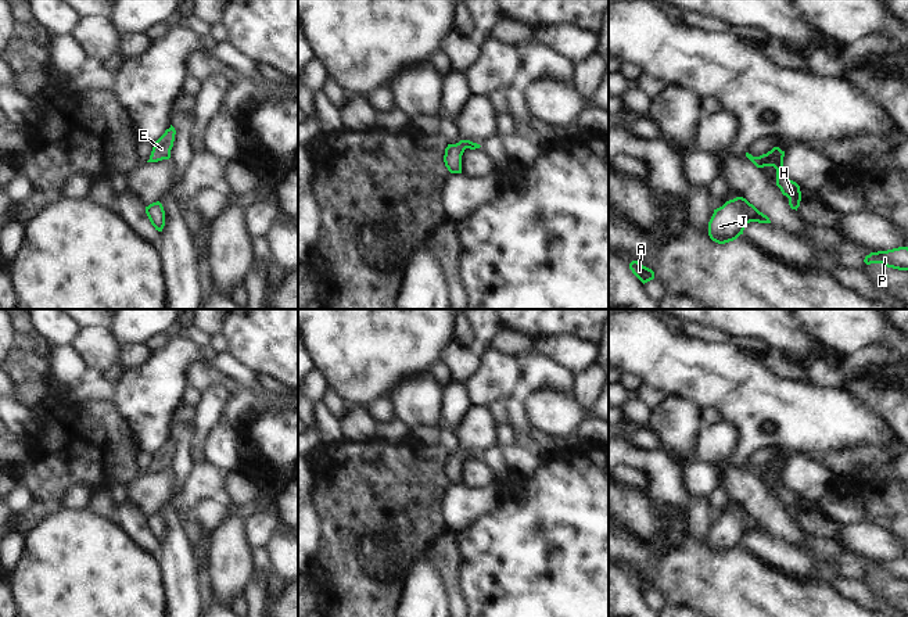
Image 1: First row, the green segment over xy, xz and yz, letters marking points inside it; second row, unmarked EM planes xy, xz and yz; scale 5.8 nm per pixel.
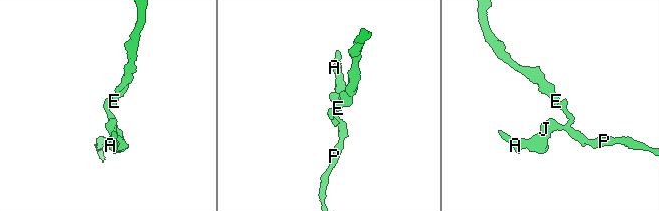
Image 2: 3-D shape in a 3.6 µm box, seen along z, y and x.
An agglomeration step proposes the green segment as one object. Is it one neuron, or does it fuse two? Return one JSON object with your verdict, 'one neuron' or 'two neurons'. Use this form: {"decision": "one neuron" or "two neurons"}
{"decision": "one neuron"}

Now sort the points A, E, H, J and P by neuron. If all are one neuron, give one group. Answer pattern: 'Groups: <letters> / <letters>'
Groups: A E H J P

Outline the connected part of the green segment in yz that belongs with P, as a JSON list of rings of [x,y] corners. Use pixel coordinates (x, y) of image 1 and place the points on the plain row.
[[[898,557],[887,562],[871,563],[865,567],[864,573],[882,574],[887,578],[908,581],[908,557]]]

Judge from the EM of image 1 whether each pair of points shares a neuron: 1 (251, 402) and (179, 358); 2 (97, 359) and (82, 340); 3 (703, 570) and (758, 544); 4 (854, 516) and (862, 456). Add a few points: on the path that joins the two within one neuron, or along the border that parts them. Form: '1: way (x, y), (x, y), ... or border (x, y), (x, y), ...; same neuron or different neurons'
1: border (239, 386), (255, 393), (264, 391); different neurons
2: way (97, 355), (86, 344); same neuron
3: border (750, 553), (778, 571); different neurons
4: border (861, 501), (865, 509), (865, 520); different neurons

